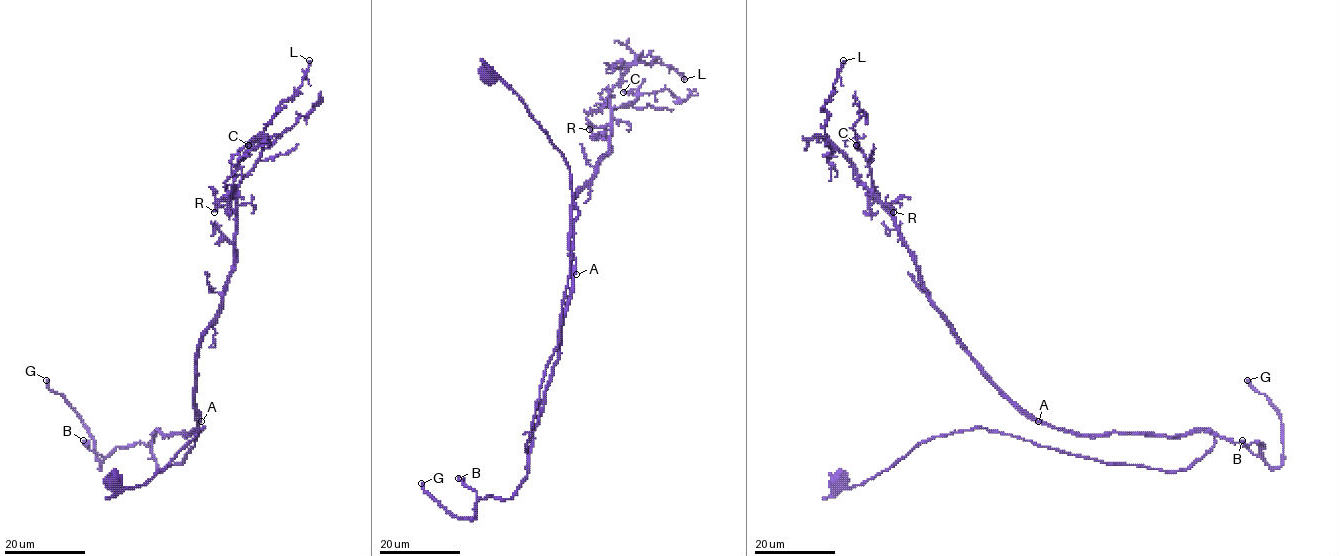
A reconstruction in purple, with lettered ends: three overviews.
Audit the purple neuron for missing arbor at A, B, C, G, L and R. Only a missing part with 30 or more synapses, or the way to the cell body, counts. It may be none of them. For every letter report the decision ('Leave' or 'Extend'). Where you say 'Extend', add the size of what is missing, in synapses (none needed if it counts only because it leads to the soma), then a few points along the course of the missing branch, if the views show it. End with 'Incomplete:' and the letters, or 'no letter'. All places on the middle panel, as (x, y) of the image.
A: Leave
B: Leave
C: Leave
G: Extend. Roughly 190 synapses
L: Leave
R: Leave
Incomplete: G

